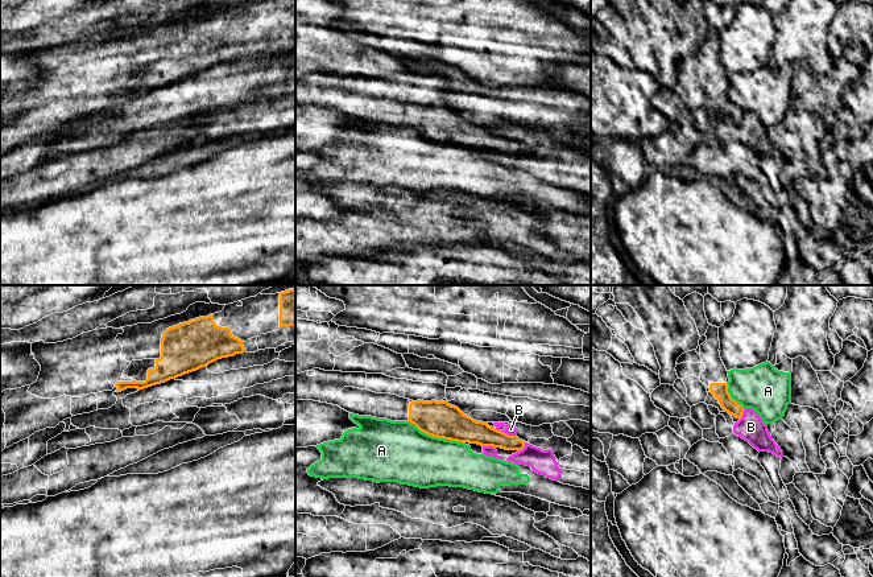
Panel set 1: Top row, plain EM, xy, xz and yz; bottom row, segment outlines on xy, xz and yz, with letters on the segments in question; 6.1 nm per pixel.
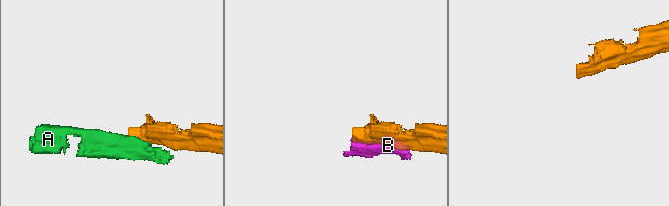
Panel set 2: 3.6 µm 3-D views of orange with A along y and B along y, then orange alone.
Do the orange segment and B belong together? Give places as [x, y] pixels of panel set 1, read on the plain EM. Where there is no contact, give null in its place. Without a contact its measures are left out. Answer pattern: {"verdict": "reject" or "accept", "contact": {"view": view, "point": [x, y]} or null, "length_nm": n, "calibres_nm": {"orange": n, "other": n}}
{"verdict": "reject", "contact": {"view": "xz", "point": [505, 137]}, "length_nm": 140, "calibres_nm": {"orange": 160, "other": 70}}

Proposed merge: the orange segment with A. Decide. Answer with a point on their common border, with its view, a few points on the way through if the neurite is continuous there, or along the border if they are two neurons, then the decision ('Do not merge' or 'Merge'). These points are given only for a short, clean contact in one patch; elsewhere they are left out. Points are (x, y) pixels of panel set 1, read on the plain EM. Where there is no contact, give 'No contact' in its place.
Touches orange at xz (435, 140). Boundary: xz (408, 126), (429, 139), (462, 147). Do not merge

